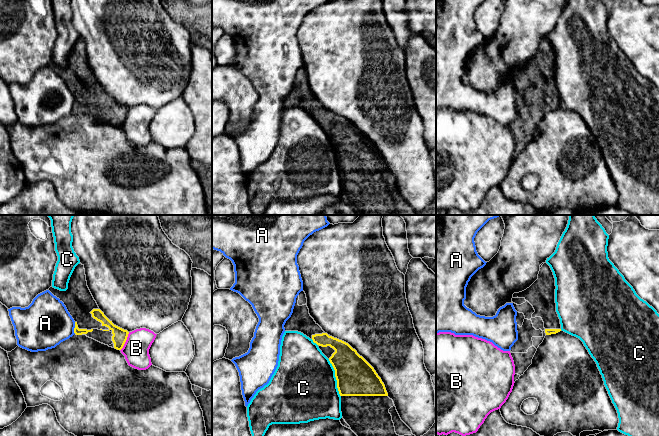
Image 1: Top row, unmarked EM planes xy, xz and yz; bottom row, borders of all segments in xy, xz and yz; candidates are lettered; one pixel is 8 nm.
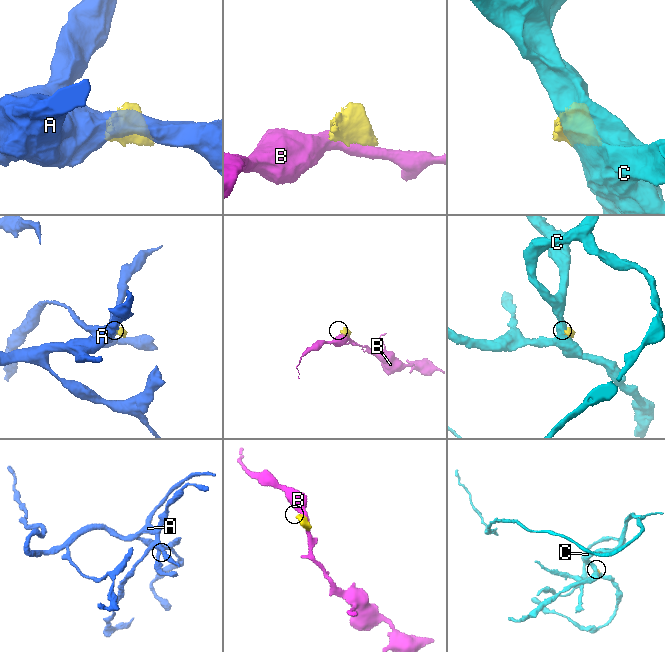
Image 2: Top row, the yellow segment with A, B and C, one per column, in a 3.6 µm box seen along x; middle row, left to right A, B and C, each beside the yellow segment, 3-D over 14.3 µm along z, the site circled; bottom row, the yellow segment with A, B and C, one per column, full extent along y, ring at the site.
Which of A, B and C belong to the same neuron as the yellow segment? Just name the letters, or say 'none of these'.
none of these

